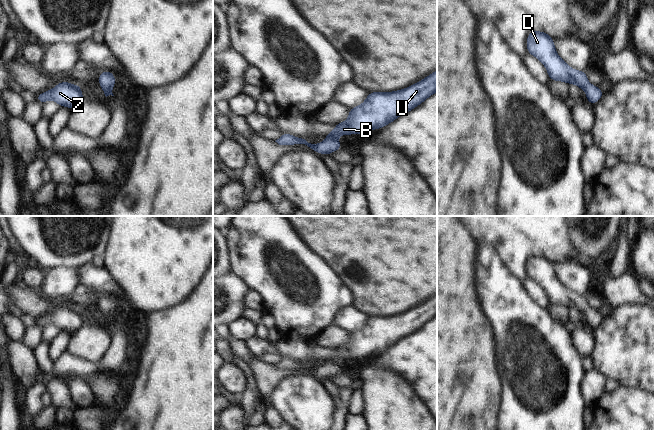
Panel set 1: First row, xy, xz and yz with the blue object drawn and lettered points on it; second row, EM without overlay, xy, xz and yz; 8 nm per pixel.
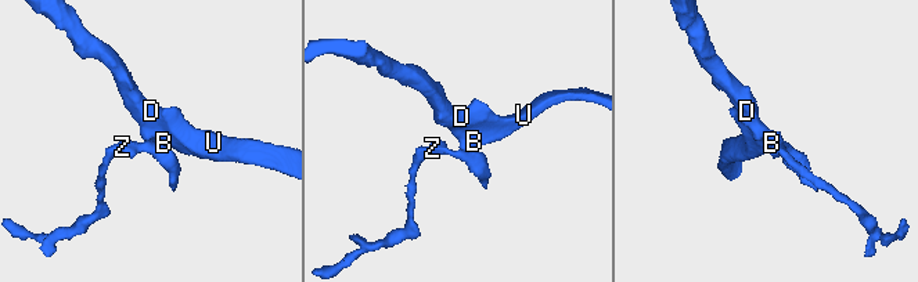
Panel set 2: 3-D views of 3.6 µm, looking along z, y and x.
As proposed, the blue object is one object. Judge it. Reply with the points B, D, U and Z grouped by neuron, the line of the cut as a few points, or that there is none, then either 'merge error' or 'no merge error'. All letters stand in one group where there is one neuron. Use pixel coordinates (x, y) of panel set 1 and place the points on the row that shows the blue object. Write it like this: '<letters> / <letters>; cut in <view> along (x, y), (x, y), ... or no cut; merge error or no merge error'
B D U Z; no cut; no merge error

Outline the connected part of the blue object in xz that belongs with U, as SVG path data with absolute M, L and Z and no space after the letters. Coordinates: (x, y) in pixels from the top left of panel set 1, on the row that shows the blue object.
M437 70L402 90L369 92L361 105L349 109L347 120L335 124L334 130L325 135L326 139L318 144L308 143L305 139L288 133L282 133L275 142L279 145L305 144L314 152L330 156L332 152L342 149L341 143L337 140L340 135L358 135L381 129L402 114L419 106L435 92L437 92Z

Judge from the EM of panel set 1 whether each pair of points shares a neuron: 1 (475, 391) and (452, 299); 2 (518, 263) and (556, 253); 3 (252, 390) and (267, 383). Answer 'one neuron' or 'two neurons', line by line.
1: one neuron
2: one neuron
3: two neurons

